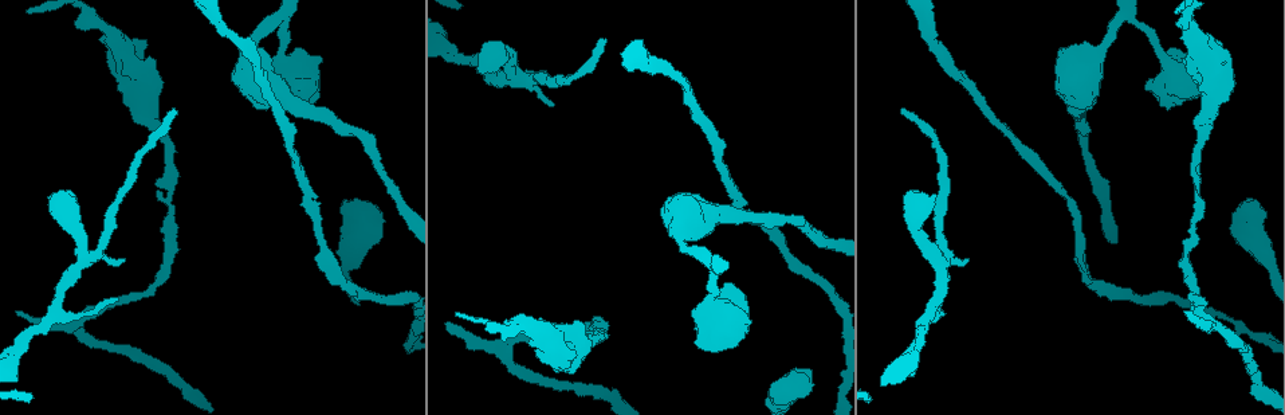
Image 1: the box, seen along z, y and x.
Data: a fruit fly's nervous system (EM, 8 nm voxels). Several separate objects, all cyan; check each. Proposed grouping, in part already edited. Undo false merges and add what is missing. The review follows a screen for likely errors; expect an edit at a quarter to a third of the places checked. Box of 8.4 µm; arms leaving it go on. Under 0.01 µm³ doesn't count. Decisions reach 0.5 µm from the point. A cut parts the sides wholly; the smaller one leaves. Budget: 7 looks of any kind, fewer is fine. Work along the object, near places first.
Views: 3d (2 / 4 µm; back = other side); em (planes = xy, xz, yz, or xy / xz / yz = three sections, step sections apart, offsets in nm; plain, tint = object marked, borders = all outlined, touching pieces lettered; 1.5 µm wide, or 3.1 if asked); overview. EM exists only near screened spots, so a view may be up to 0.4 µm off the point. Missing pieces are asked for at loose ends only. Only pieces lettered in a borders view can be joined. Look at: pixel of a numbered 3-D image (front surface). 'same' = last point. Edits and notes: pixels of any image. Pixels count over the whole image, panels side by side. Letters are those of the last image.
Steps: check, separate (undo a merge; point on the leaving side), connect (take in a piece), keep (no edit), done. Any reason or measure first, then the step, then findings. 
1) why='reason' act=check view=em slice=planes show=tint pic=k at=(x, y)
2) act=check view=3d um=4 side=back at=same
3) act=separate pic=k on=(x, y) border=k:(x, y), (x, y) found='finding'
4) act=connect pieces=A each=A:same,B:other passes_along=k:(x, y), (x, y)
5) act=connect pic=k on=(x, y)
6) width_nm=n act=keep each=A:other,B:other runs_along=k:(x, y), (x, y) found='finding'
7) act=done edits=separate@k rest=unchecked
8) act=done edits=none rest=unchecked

why='thin neck' act=check view=em slice=yz step=4 show=tint pic=1 at=(167, 196)

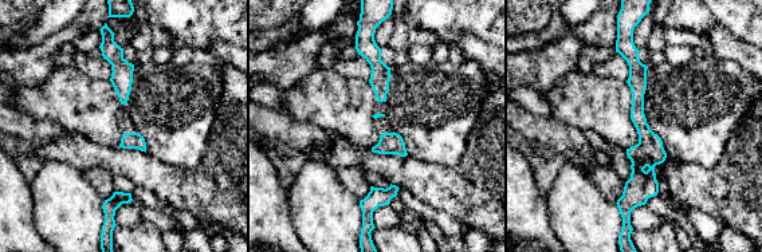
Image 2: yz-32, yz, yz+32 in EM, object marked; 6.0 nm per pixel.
why='another direction' act=check view=em slice=planes show=tint at=same

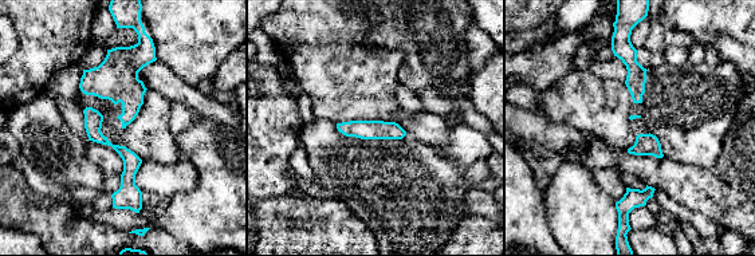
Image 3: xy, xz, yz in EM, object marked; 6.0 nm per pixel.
why='what lies round it' act=check view=em slice=planes show=borders at=same

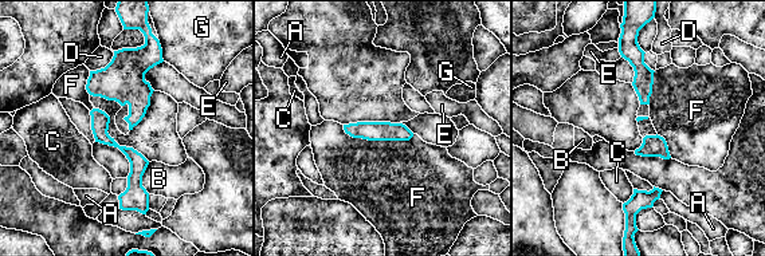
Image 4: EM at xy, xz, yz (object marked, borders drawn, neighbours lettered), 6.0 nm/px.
width_nm=120 longest_contact=F:440nm act=keep each=A:other,B:other,C:other,D:other,E:other,F:other,G:other found='one neuron here'

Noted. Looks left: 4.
why='calibre changes' act=check view=em slice=yz step=8 show=tint pic=1 at=(1167, 63)

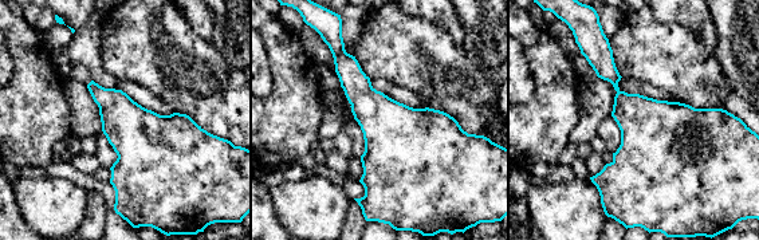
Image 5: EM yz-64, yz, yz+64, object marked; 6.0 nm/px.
act=check view=em slice=xy step=8 show=borders at=same

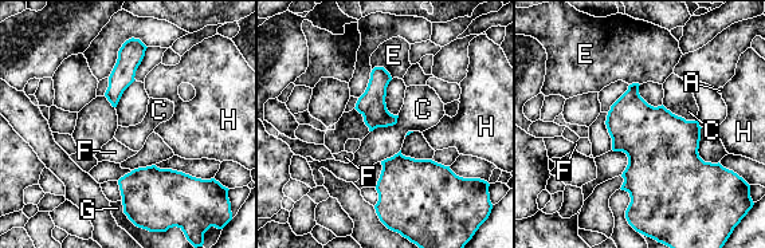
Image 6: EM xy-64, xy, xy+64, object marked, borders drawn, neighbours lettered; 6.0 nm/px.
act=keep each=A:other,C:other,E:other,F:other,G:other,H:other border=6:(662, 105), (686, 119), (697, 118) found='one neuron here'

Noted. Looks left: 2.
act=done edits=none rest=unchecked

